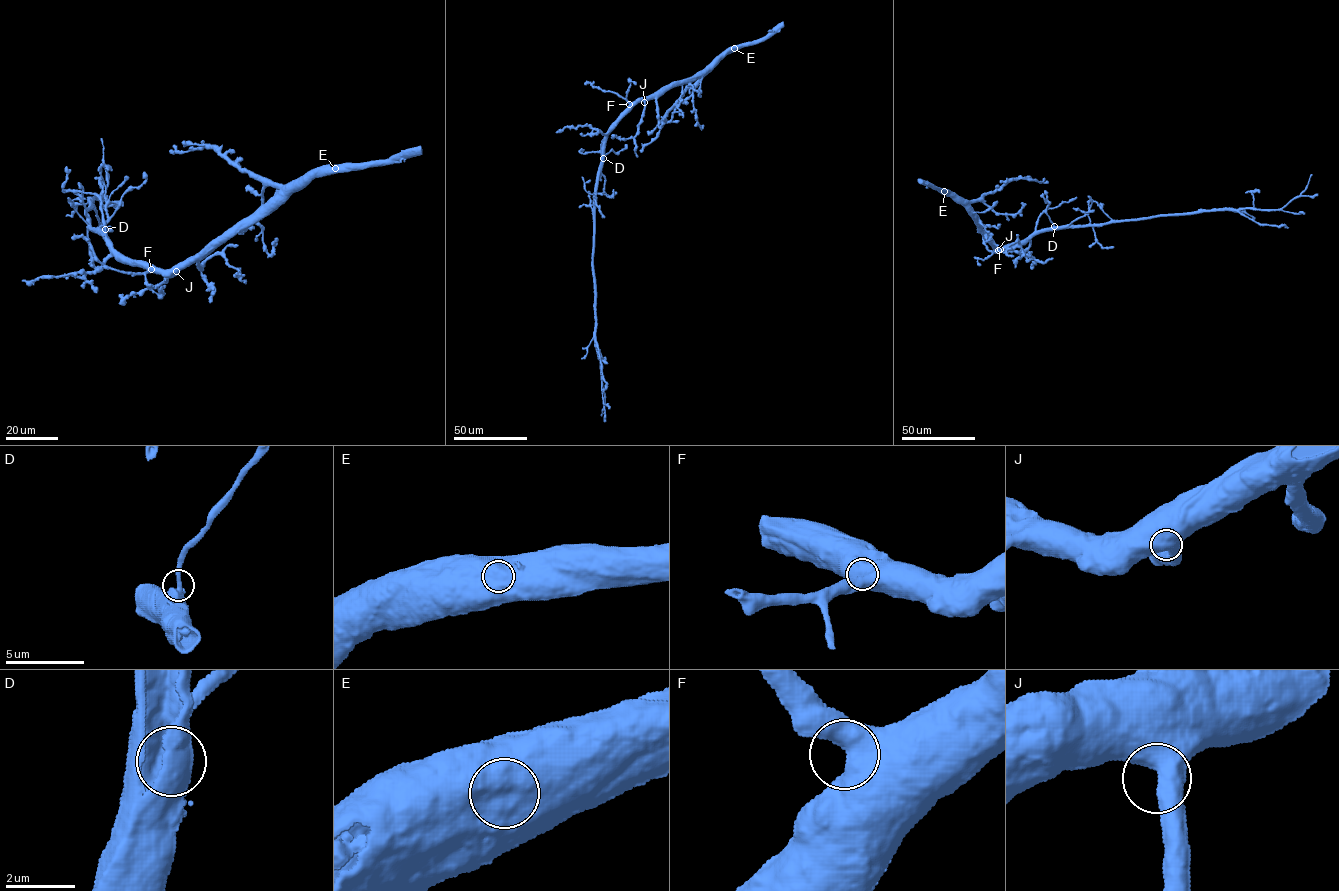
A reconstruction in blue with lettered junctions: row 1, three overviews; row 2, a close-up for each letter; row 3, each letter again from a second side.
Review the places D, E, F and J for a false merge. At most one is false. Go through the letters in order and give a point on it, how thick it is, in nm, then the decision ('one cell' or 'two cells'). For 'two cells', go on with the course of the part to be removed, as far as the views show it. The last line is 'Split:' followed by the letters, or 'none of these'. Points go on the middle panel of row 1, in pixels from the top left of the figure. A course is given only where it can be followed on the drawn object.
D: at (603, 158); 500 nm thick; one cell
E: at (734, 48); 1000 nm thick; one cell
F: at (629, 104); 600 nm thick; one cell
J: at (644, 102); 650 nm thick; one cell
Split: none of these

